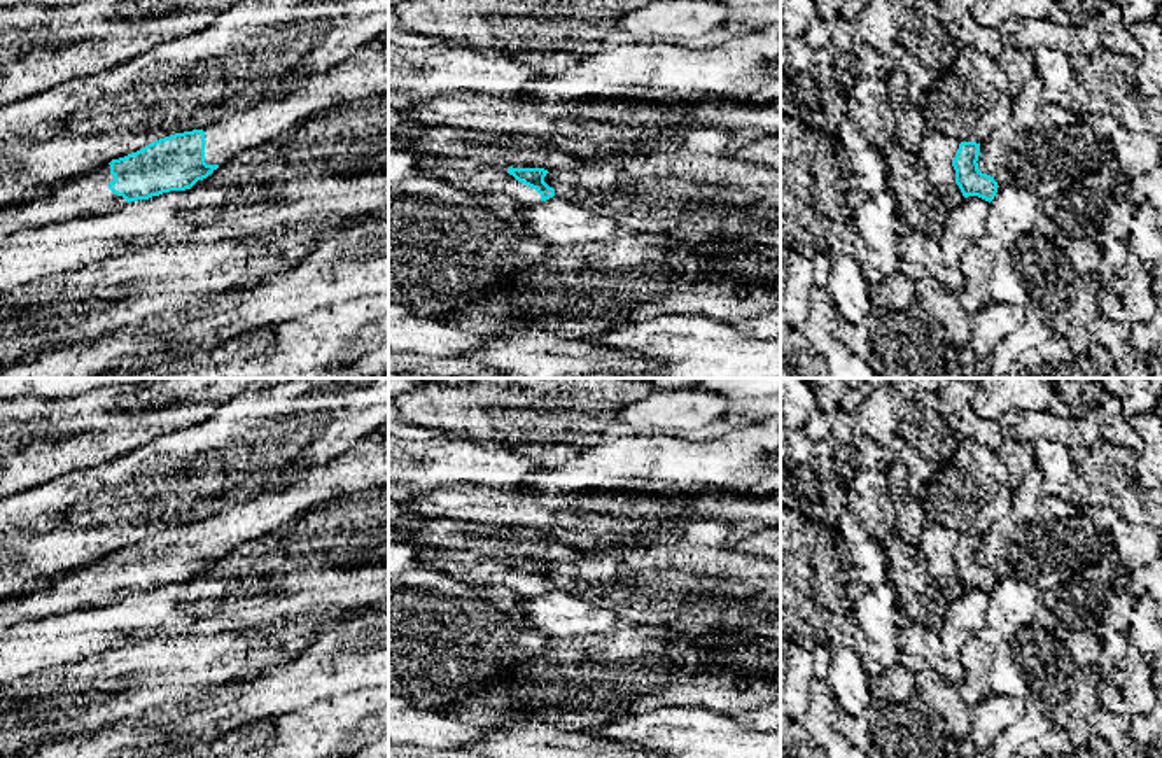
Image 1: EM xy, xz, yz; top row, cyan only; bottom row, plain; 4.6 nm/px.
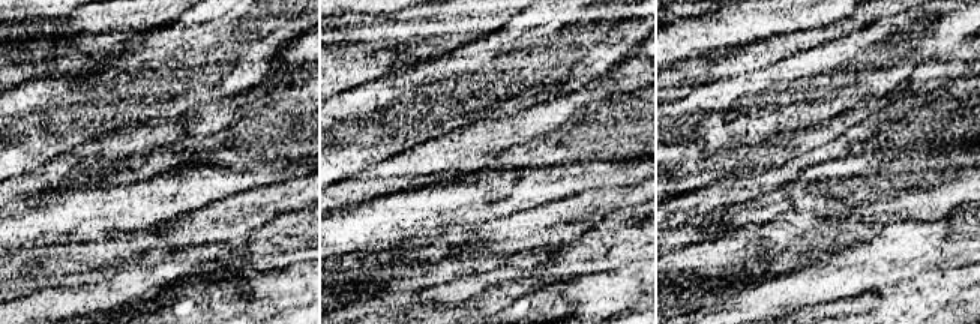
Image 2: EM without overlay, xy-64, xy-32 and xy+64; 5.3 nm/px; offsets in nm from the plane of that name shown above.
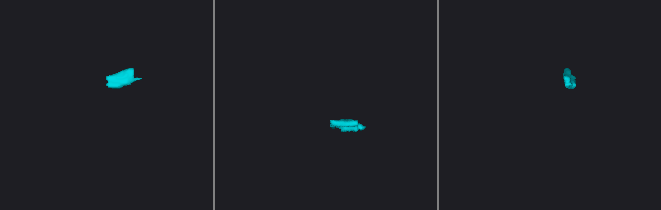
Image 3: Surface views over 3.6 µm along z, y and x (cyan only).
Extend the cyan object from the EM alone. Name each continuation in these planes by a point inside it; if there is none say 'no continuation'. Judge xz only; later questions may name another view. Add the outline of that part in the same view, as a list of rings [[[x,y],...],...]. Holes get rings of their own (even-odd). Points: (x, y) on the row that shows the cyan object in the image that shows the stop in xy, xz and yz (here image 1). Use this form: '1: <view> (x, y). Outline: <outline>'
1: xz (471, 175). Outline: [[[427,158],[420,173],[467,193],[502,194],[527,207],[541,203],[541,194],[509,175],[506,166],[492,166],[471,158]]]

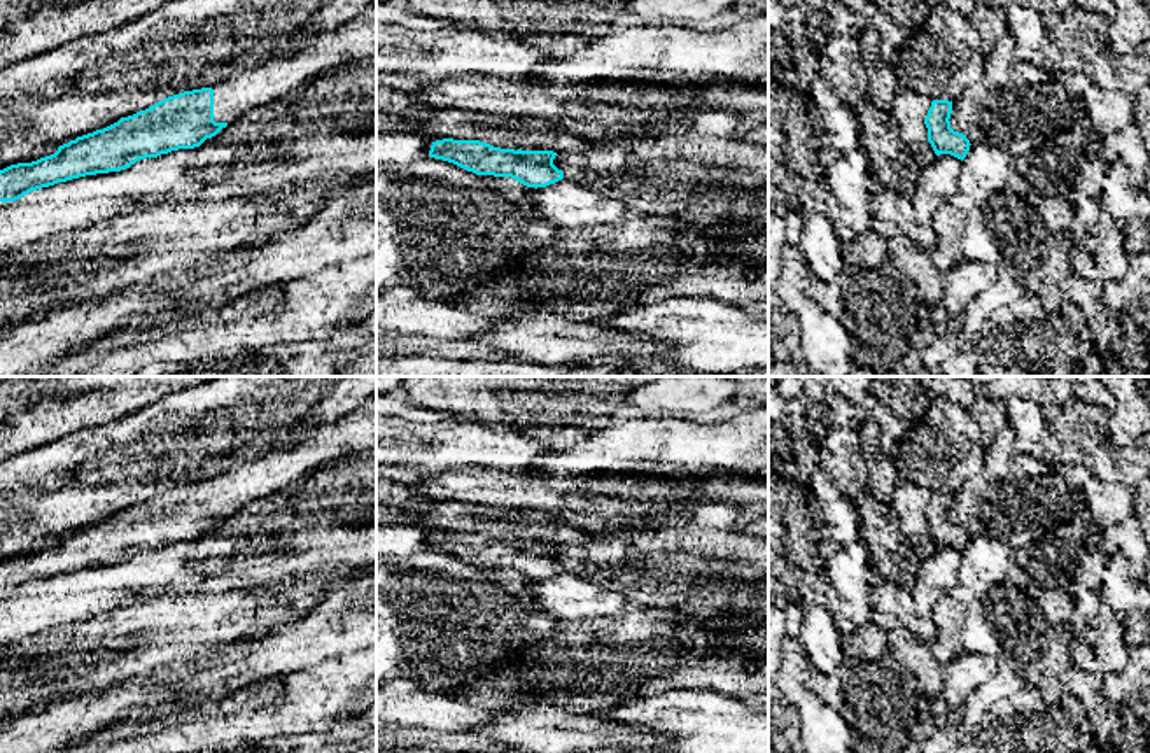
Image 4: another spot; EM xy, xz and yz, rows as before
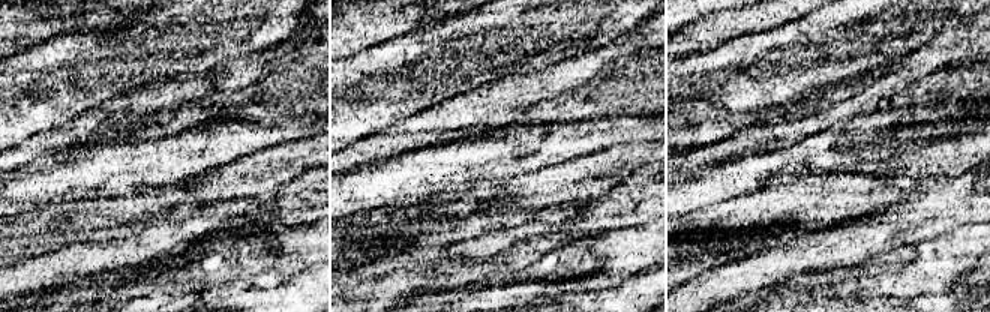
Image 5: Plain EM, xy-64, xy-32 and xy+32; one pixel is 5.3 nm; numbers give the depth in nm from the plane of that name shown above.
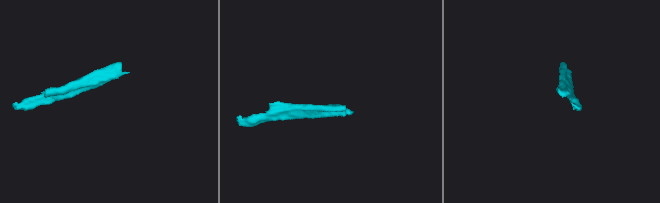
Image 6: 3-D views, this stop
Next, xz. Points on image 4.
no continuation

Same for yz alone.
no continuation

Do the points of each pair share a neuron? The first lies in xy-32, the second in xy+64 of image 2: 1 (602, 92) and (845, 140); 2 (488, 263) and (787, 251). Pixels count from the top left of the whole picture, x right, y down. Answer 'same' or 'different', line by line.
1: same
2: same

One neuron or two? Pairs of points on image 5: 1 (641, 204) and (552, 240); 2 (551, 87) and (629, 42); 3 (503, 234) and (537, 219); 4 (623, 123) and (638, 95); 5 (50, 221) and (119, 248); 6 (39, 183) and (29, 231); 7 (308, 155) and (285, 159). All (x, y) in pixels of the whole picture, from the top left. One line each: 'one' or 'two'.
1: one
2: one
3: one
4: two
5: two
6: two
7: one

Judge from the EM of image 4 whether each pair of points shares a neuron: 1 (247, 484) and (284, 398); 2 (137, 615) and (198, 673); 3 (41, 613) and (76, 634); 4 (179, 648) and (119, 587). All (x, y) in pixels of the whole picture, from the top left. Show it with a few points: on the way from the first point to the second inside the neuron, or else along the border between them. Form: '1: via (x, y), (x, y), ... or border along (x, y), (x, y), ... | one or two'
1: border along (296, 443), (277, 449), (249, 464) | two
2: border along (217, 650), (205, 659), (188, 659), (182, 662) | two
3: border along (91, 619), (23, 638) | two
4: border along (151, 598), (128, 601), (97, 617) | two

